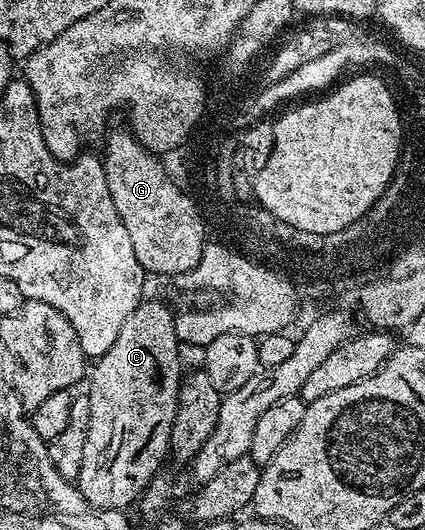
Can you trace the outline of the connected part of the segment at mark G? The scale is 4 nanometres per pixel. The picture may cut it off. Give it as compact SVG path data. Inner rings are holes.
M122 129L116 130L114 134L111 132L105 138L104 164L108 191L112 195L112 203L116 203L116 211L128 230L128 236L132 239L132 251L136 251L136 259L140 259L147 274L185 275L196 267L201 249L204 223L198 201L162 170L162 165L158 162L161 160L149 153L134 138L133 133Z

